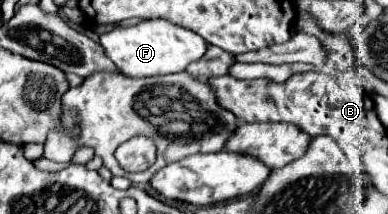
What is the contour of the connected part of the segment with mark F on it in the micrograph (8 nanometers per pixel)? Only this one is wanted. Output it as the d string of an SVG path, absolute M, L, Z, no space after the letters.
M164 19L142 21L138 25L124 29L112 29L100 35L100 43L106 49L106 55L116 63L120 73L128 77L154 77L154 75L180 73L192 61L200 59L208 49L206 39L202 39L198 33Z

